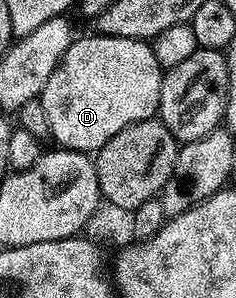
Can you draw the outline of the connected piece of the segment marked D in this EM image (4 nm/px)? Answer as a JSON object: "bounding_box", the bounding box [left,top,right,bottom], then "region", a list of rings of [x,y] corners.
{"bounding_box":[40,33,163,152],"region":[[[94,33],[93,38],[74,37],[71,48],[63,56],[63,60],[51,72],[51,80],[43,88],[40,99],[43,112],[47,112],[47,124],[52,141],[58,147],[82,152],[96,152],[111,140],[123,128],[135,124],[139,120],[147,120],[157,114],[159,108],[159,92],[163,71],[159,60],[155,60],[155,52],[148,41],[140,38],[120,38]]]}

